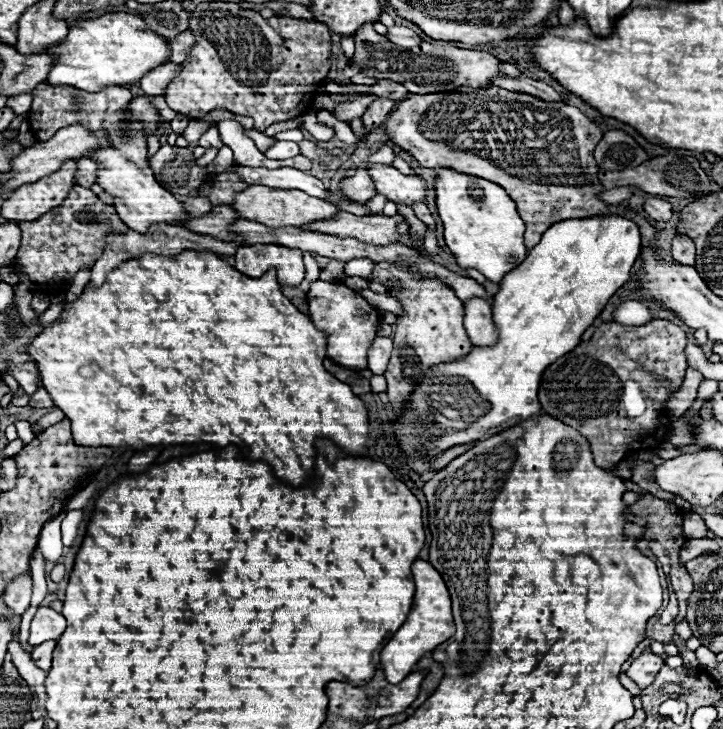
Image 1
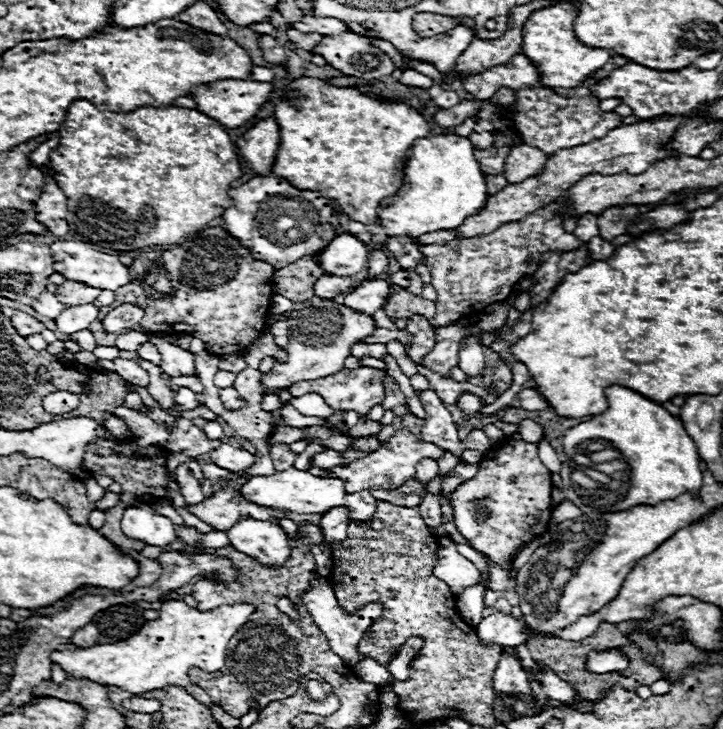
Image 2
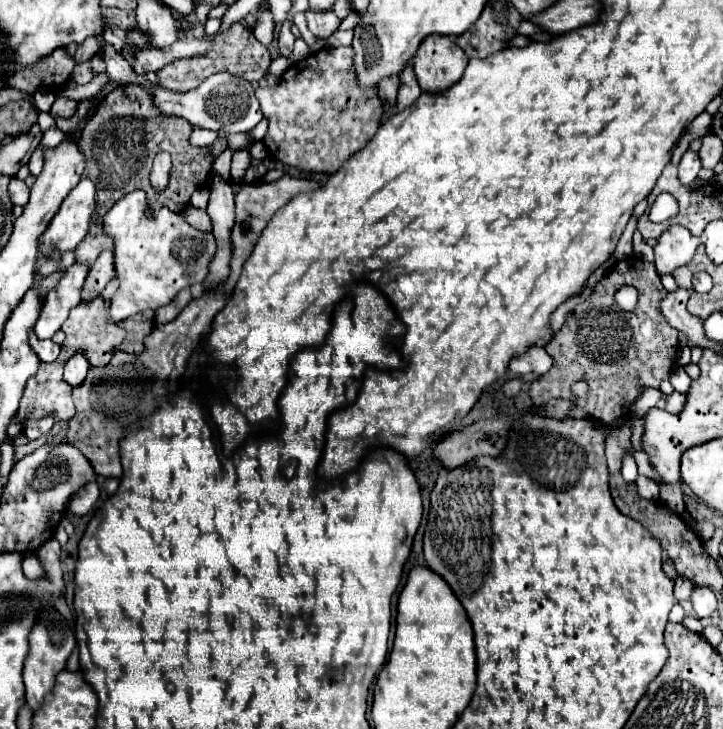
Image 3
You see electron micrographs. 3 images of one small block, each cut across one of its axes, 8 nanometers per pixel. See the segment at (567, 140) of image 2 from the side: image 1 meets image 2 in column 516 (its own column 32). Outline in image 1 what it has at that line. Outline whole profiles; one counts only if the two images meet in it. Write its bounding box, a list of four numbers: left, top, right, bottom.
[26,84,188,232]

